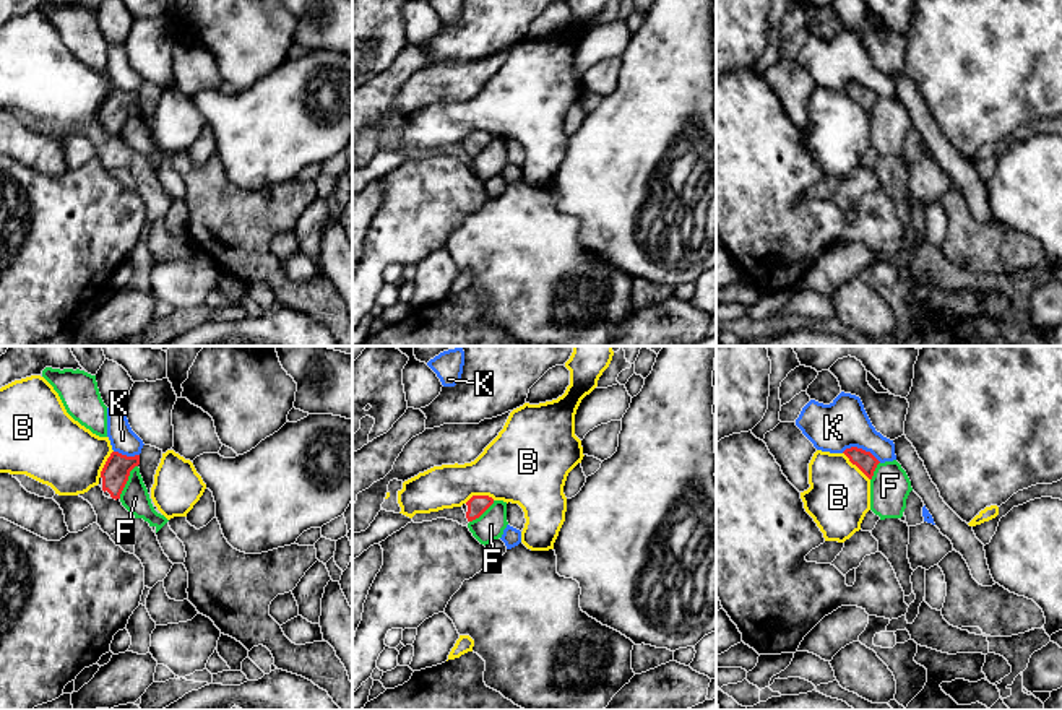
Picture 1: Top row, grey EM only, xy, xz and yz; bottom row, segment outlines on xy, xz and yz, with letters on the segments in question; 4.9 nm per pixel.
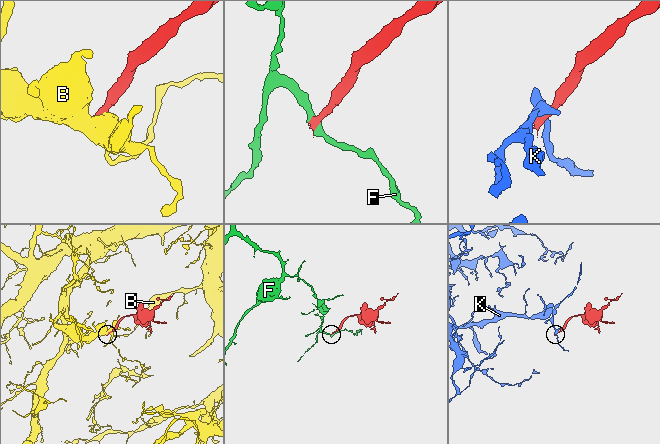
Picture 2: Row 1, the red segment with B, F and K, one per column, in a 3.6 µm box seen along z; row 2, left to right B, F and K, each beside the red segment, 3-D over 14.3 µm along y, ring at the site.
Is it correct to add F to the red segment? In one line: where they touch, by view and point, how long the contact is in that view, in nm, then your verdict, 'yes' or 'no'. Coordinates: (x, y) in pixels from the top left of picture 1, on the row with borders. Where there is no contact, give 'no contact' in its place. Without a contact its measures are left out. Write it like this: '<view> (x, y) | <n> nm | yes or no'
xy (127, 480) | 190 nm | no

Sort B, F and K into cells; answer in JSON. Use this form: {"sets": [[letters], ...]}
{"sets": [["B"], ["F"], ["K"]]}

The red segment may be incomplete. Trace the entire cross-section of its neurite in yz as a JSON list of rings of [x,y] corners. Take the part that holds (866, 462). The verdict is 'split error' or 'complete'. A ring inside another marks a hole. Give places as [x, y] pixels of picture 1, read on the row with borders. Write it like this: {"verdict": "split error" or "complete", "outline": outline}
{"verdict": "complete", "outline": [[[857,447],[843,452],[853,465],[856,465],[869,479],[872,479],[877,465],[880,463],[870,452]]]}

